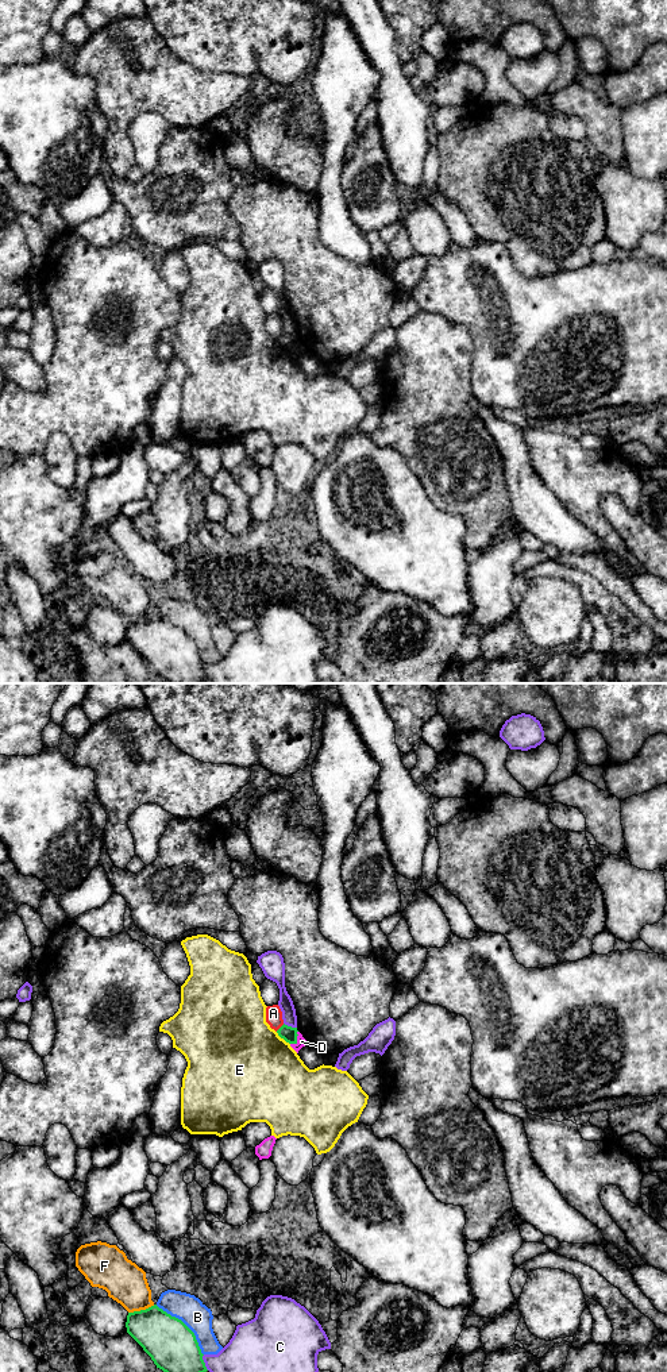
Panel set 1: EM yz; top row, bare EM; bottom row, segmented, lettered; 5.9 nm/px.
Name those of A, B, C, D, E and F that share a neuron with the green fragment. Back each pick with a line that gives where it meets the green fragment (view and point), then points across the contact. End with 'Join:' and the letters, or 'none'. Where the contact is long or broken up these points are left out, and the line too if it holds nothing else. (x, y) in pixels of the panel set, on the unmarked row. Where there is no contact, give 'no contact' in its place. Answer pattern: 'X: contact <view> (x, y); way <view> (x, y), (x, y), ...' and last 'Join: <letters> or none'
Join: none

